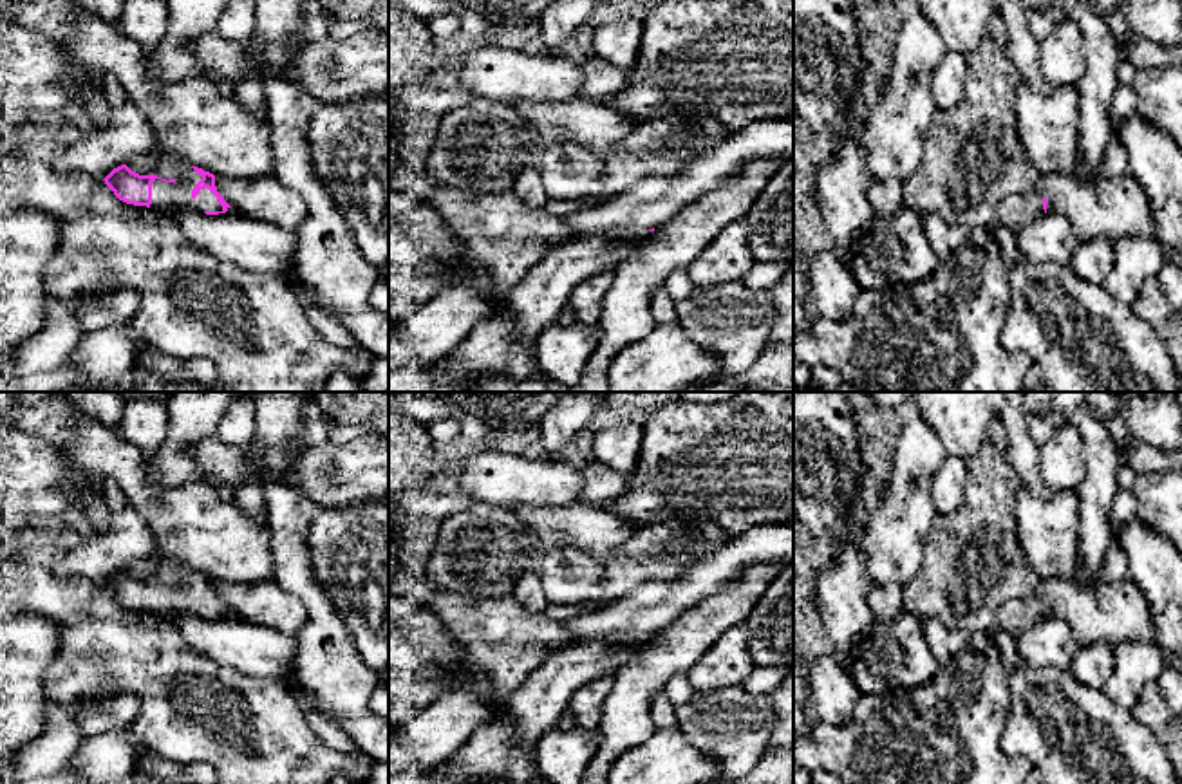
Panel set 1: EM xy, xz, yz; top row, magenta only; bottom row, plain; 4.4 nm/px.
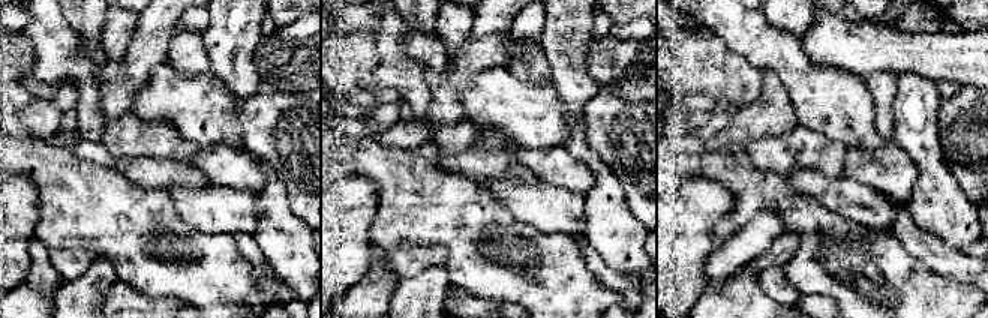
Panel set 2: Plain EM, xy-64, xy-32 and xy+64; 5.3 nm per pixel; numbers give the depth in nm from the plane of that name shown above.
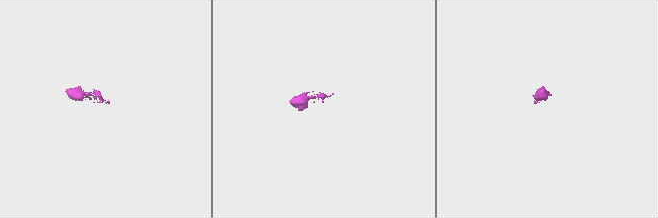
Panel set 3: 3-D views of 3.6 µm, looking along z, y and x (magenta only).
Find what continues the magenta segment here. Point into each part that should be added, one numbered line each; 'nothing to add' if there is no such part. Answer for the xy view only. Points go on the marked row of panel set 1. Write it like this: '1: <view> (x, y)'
1: xy (176, 196)

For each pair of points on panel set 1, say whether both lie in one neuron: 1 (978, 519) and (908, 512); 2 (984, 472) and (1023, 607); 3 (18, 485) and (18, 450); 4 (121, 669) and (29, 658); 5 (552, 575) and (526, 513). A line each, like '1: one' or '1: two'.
1: two
2: two
3: one
4: two
5: two

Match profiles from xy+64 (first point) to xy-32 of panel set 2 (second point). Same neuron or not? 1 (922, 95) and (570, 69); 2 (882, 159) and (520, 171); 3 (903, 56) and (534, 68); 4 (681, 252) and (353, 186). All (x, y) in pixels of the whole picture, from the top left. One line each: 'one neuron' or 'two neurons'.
1: one neuron
2: two neurons
3: two neurons
4: one neuron

